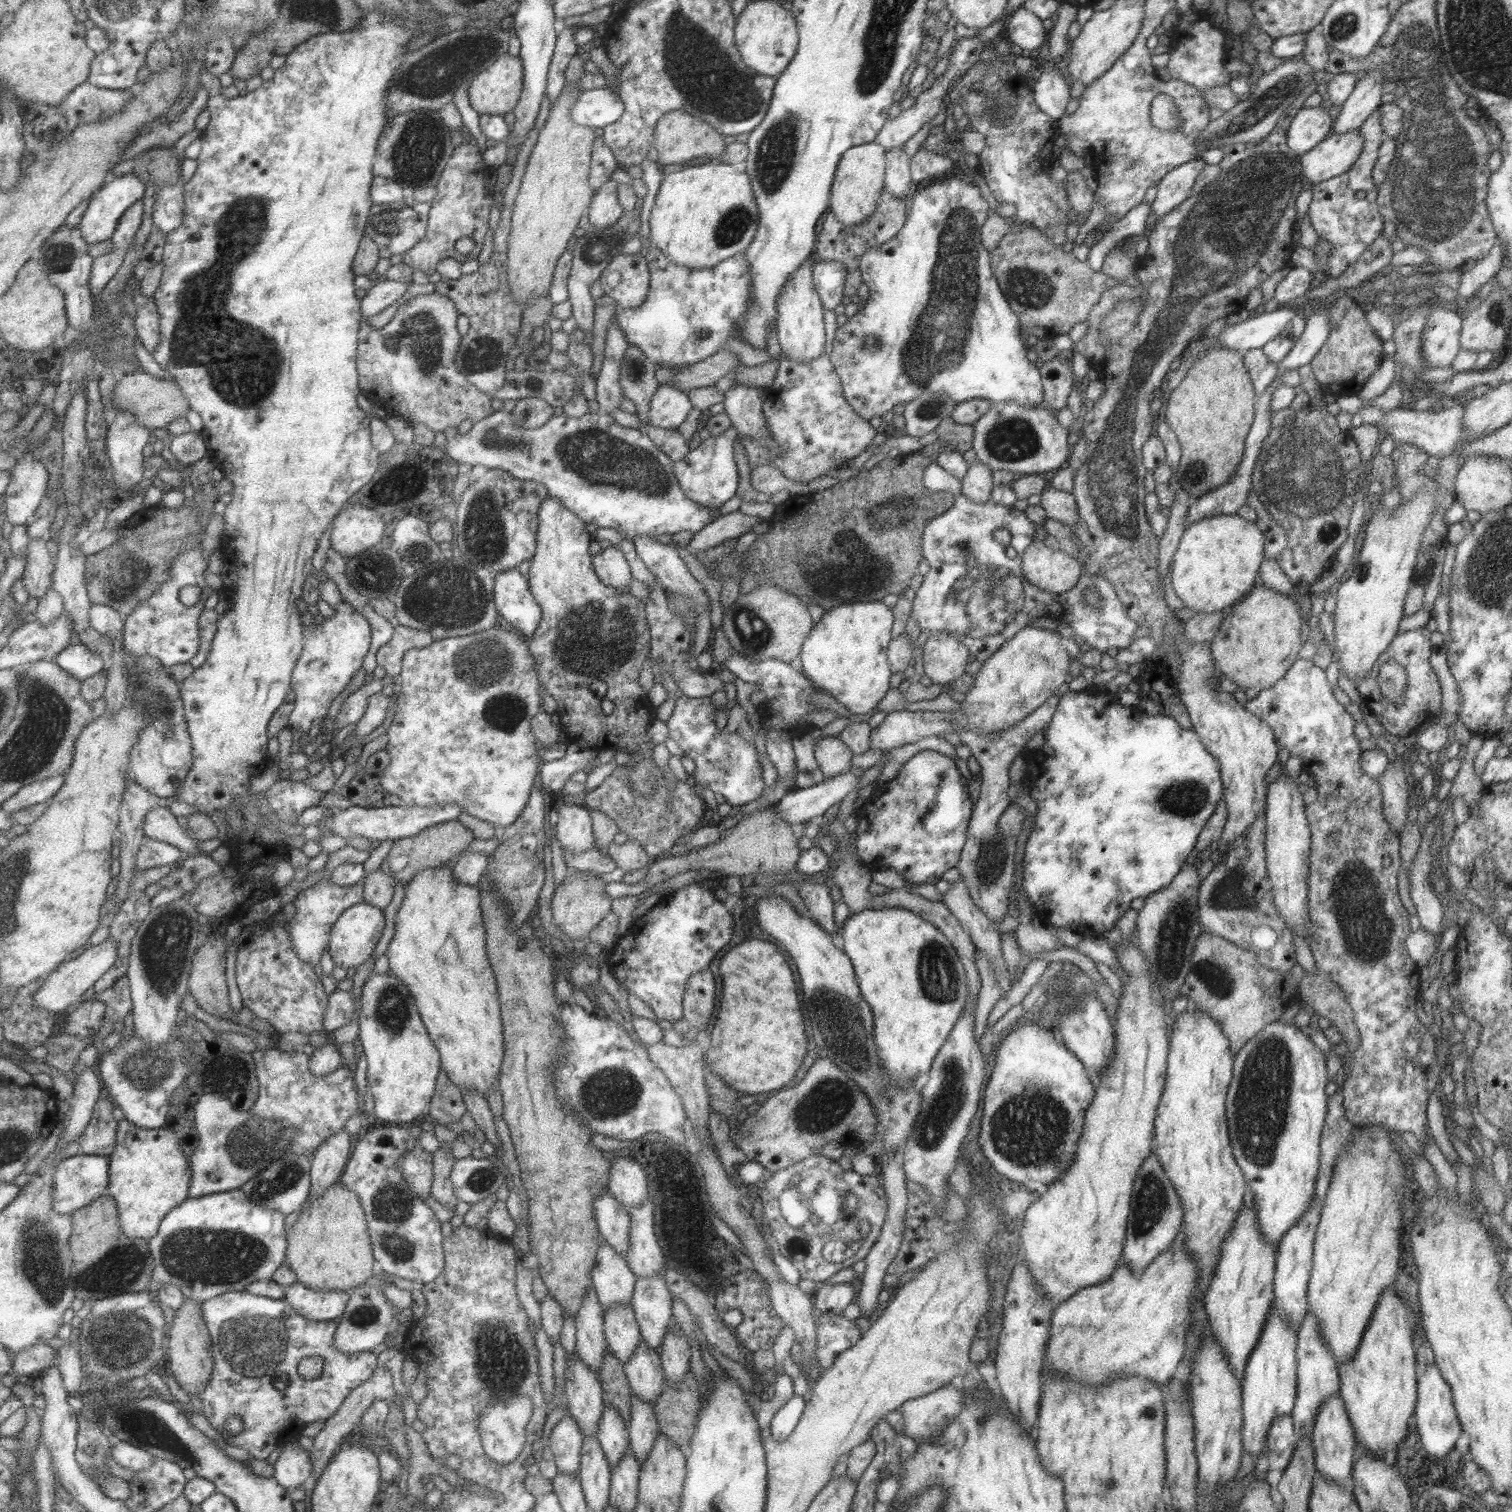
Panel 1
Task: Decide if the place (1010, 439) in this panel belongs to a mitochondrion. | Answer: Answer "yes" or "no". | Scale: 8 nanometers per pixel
yes

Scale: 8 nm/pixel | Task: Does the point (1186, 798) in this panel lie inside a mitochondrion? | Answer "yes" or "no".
yes

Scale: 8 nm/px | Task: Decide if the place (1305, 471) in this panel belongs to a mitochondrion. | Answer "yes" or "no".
yes

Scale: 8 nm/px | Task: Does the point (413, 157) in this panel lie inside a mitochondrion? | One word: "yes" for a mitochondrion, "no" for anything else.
yes

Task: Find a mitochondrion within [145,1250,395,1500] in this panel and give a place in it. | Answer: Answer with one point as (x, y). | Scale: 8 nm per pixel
(255, 1342)

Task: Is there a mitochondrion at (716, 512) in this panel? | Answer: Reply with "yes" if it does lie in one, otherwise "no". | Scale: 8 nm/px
no

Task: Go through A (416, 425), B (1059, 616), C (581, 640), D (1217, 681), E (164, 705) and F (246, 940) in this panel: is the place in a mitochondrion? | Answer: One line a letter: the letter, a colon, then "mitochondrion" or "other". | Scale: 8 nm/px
A: other
B: other
C: mitochondrion
D: other
E: mitochondrion
F: other

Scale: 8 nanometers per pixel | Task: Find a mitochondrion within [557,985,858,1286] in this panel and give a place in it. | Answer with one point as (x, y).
(606, 1096)

